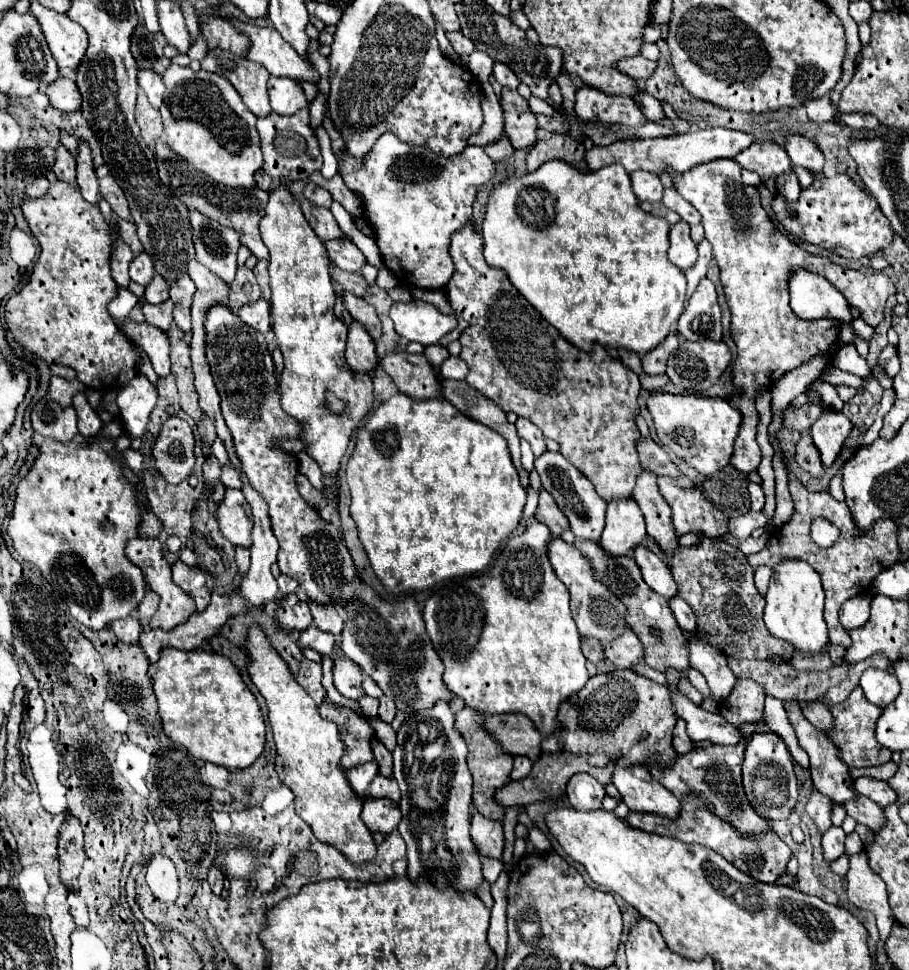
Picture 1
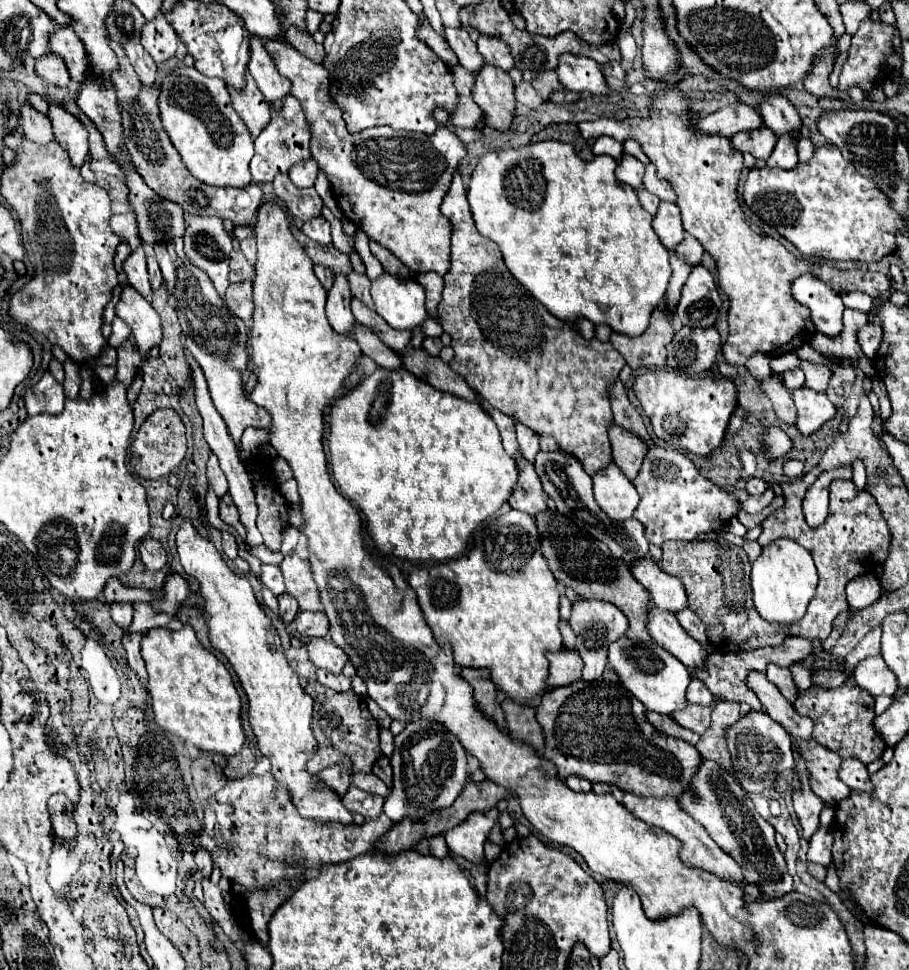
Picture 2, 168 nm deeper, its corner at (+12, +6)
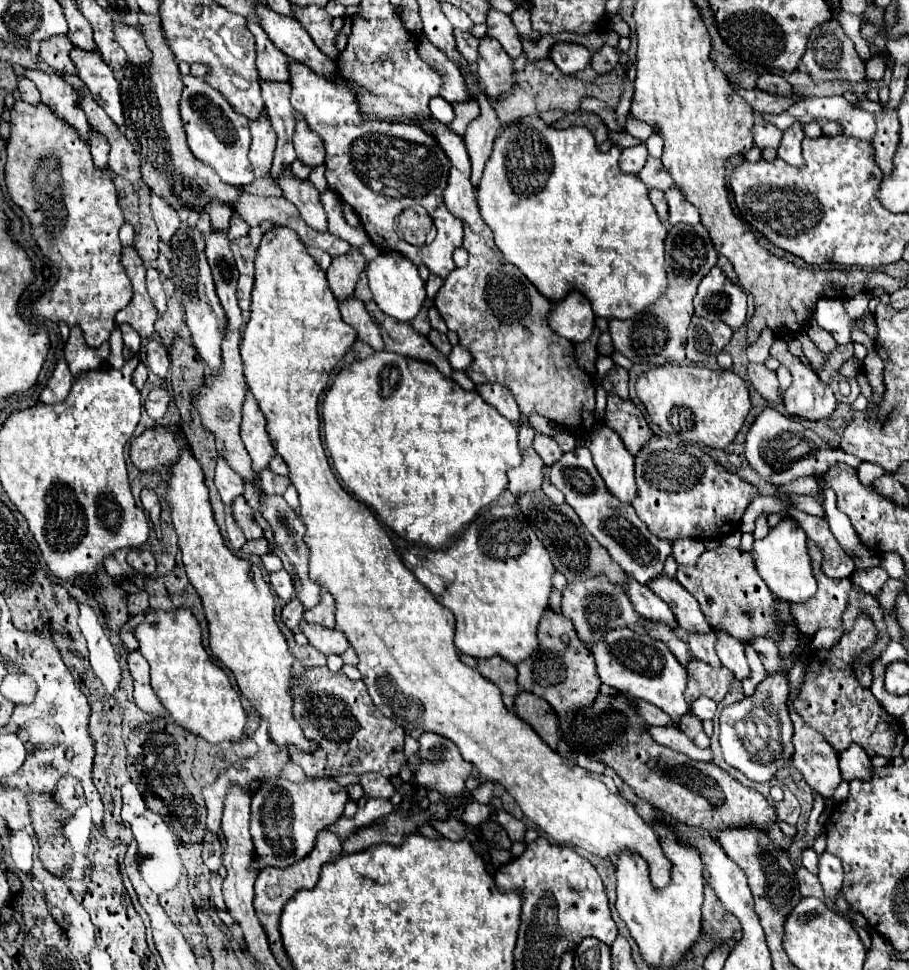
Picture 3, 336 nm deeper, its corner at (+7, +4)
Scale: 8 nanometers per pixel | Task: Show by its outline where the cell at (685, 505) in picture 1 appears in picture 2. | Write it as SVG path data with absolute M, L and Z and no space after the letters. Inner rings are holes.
M657 446L649 450L633 486L641 496L635 518L645 526L647 540L655 546L661 546L667 540L693 540L699 532L717 532L739 512L739 502L703 478L695 464L677 450Z

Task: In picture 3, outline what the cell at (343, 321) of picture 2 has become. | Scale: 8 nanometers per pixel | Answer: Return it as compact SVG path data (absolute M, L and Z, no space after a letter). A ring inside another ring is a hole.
M352 248L348 254L336 256L328 268L328 284L338 300L352 296L356 280L366 266L366 258L358 248Z

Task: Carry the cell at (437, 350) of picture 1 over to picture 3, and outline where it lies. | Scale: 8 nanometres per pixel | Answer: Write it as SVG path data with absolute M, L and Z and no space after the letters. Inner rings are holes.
M430 330L430 334L428 334L428 340L434 344L434 348L438 348L444 356L448 356L450 354L450 350L452 350L452 344L448 342L448 338L446 338L446 334L442 334L442 332L438 332L438 330Z

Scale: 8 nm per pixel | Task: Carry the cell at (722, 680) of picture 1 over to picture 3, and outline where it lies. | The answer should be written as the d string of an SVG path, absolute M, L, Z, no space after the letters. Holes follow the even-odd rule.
M628 576L624 590L630 596L630 602L634 604L634 610L642 618L646 618L646 620L660 620L660 622L666 622L672 628L676 628L676 620L674 620L674 614L670 612L668 604L662 602L648 586L638 584L632 576Z

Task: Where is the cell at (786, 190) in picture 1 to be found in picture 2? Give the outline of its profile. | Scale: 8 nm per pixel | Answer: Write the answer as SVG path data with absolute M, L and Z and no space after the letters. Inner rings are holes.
M783 136L777 140L773 154L767 160L769 166L777 166L783 170L789 170L793 166L797 166L797 150L795 150L795 142L789 136Z

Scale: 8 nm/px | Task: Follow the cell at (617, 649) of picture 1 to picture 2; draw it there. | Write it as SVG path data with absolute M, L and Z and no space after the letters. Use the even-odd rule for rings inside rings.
M579 600L573 604L571 614L571 628L577 634L577 650L585 662L583 666L583 680L597 680L603 674L603 668L607 666L607 646L615 642L617 638L625 636L627 630L627 618L621 614L619 608L611 606L609 602L599 600Z

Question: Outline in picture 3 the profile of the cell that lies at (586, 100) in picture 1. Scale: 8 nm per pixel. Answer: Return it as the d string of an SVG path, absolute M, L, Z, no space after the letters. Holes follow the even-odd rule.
M554 44L550 58L564 74L574 74L574 70L584 70L584 66L590 64L590 50L580 44Z

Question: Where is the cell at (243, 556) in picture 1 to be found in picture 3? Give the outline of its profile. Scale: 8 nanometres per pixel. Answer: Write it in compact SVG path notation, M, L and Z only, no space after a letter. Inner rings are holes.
M232 512L226 514L226 532L228 532L228 538L230 538L232 550L238 552L238 550L246 544L246 536L244 536L244 532L238 528L238 524L236 524L234 516L232 516Z

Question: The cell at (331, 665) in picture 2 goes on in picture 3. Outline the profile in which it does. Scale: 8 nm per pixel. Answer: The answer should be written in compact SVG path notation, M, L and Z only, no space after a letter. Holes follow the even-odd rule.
M302 622L302 632L310 640L312 646L316 646L322 654L342 654L348 648L348 640L344 632L338 632L338 628L322 628L320 624L306 624Z

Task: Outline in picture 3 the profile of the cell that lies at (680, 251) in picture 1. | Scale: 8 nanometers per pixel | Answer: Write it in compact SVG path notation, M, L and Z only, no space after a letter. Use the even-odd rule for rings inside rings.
M678 186L670 188L670 192L666 192L666 200L668 200L668 206L670 206L670 218L668 218L670 226L674 226L678 222L686 222L686 224L698 224L700 222L698 208L694 208L682 196L682 190Z

